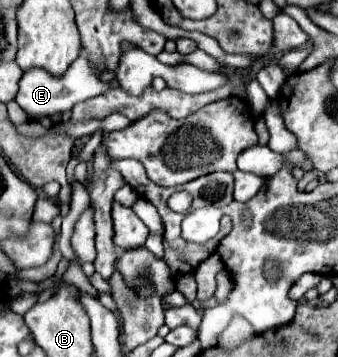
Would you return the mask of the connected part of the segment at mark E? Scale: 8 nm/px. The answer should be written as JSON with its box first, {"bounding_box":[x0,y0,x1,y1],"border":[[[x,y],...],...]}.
{"bounding_box":[16,55,112,119],"border":[[[80,55],[68,67],[68,71],[60,77],[48,75],[48,71],[42,67],[32,67],[32,69],[24,71],[18,87],[20,89],[16,95],[16,103],[30,115],[30,119],[42,119],[42,117],[52,117],[54,113],[64,113],[64,111],[72,109],[76,103],[98,97],[98,95],[106,93],[108,89],[112,89],[108,83],[98,79],[96,71],[92,69],[92,65],[88,63],[88,59],[84,55]]]}

